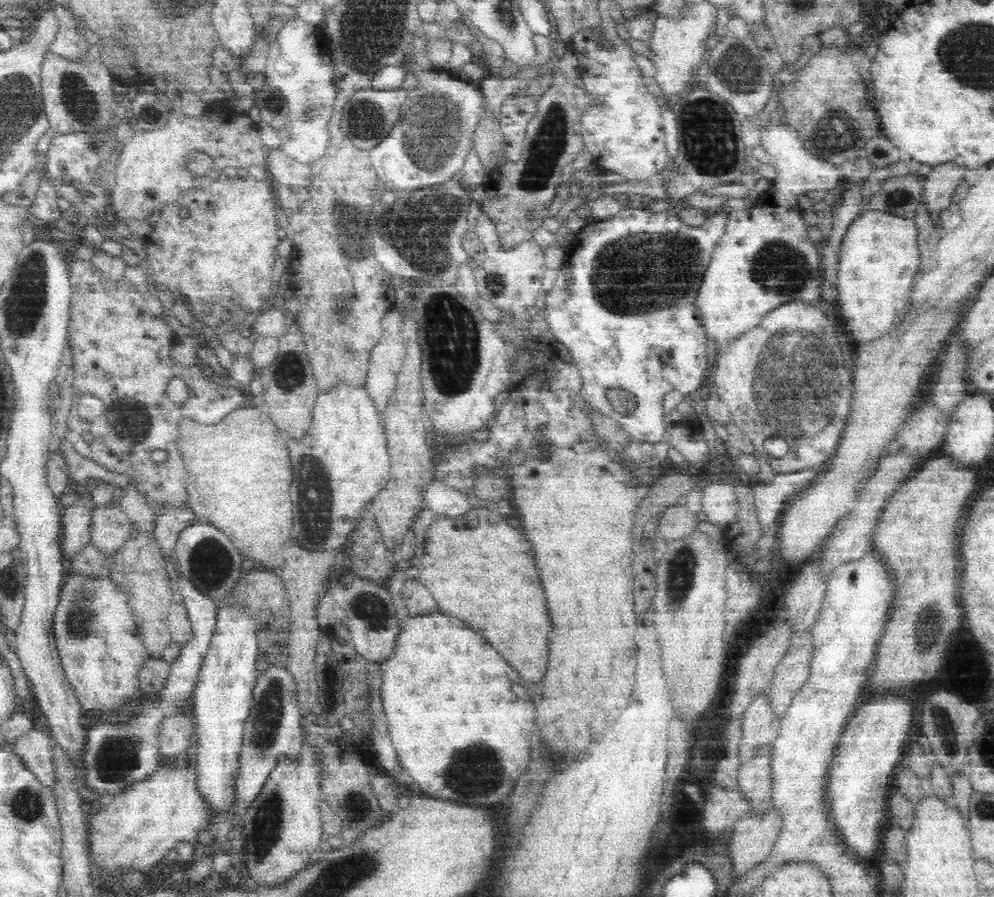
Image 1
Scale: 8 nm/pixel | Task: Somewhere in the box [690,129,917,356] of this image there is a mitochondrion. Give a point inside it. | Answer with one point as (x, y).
(782, 269)

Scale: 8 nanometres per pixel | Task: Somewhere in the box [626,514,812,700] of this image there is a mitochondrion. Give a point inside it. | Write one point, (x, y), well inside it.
(682, 577)

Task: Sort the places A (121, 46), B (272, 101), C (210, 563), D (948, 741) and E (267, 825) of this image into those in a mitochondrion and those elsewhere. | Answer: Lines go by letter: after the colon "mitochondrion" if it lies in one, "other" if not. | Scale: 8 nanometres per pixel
A: other
B: mitochondrion
C: mitochondrion
D: mitochondrion
E: mitochondrion

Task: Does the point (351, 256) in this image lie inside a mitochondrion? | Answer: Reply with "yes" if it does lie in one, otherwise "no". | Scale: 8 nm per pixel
yes

